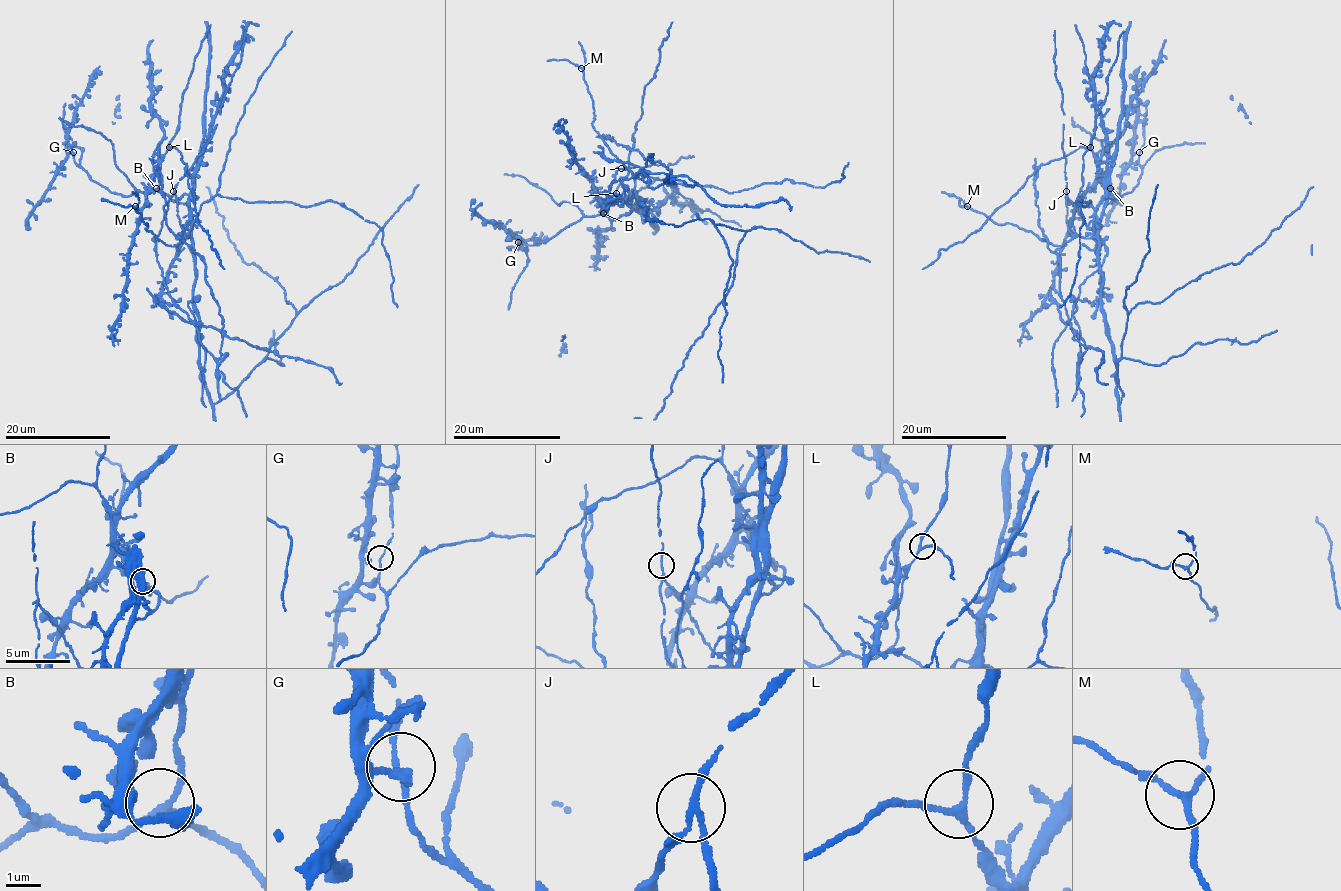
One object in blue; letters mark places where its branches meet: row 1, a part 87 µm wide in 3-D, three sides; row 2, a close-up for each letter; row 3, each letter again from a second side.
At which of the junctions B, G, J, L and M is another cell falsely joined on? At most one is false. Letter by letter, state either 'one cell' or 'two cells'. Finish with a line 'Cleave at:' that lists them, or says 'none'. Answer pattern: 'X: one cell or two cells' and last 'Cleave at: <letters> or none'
B: one cell
G: one cell
J: two cells
L: one cell
M: one cell
Cleave at: J

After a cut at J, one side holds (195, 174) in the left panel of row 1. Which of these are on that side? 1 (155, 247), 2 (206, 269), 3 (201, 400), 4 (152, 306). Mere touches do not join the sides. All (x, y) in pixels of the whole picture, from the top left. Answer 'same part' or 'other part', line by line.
1: other part
2: other part
3: other part
4: other part

